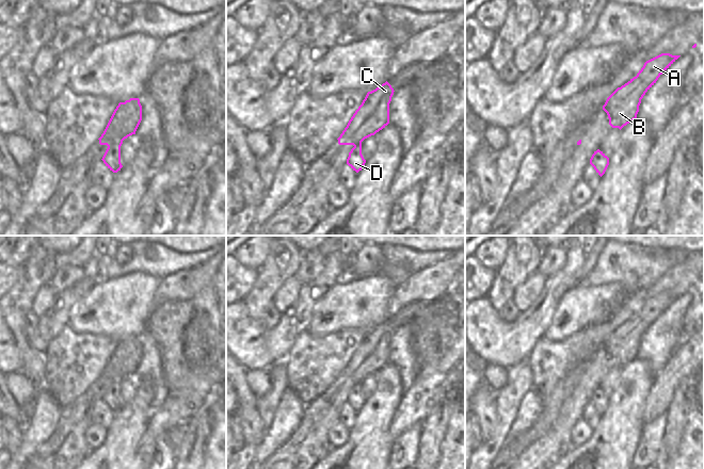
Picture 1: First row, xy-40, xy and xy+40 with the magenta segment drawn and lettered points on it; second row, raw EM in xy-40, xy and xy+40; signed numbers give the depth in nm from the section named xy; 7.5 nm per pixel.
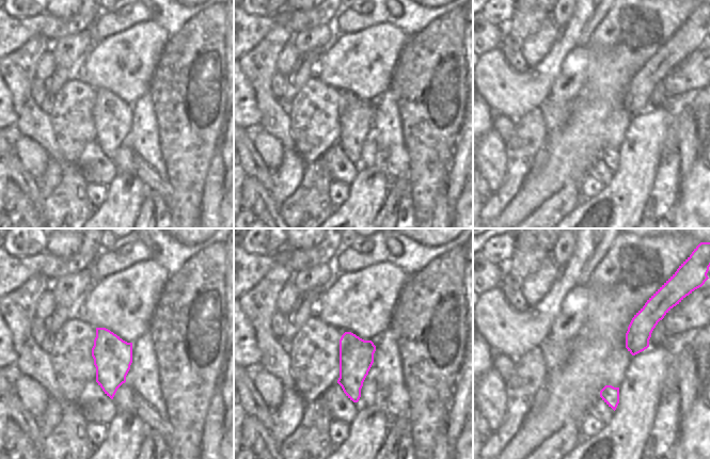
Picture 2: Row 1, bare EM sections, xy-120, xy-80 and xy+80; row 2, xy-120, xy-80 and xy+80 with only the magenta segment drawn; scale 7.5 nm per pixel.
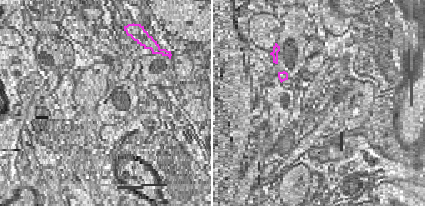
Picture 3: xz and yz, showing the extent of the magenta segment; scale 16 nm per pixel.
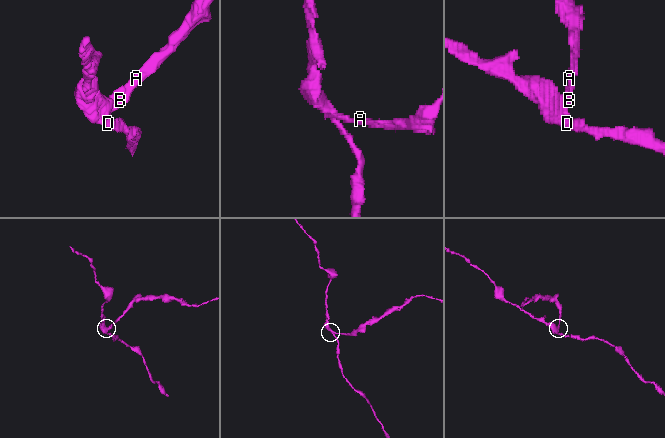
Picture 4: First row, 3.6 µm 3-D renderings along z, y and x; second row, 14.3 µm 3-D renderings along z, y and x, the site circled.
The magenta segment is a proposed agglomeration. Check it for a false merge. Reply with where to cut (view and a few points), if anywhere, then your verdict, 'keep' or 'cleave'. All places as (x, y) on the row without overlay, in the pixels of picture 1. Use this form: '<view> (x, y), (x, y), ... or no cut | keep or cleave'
xy-40 (129, 339), (127, 348), (130, 356), (118, 374), (122, 378) | cleave

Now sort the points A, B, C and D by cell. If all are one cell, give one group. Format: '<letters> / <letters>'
A B C / D

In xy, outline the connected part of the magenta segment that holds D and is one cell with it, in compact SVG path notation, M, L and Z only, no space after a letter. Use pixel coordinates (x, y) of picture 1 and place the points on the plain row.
M363 339L364 346L357 347L351 358L349 359L347 366L337 377L339 384L353 384L354 386L349 391L349 395L347 398L347 403L356 411L362 409L364 406L366 399L362 393L362 384L357 383L357 378L355 376L355 372L361 369L366 359L370 357L370 351L368 349L368 340Z

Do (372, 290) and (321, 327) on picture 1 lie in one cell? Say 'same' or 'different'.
same

